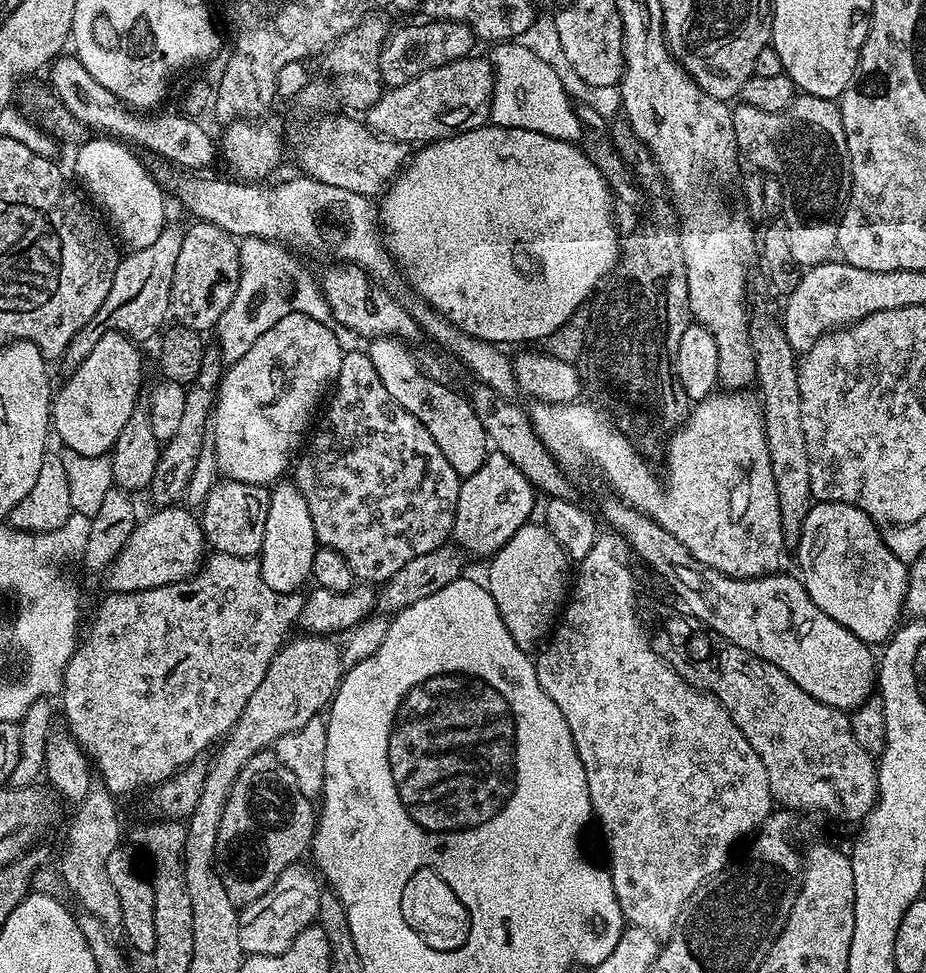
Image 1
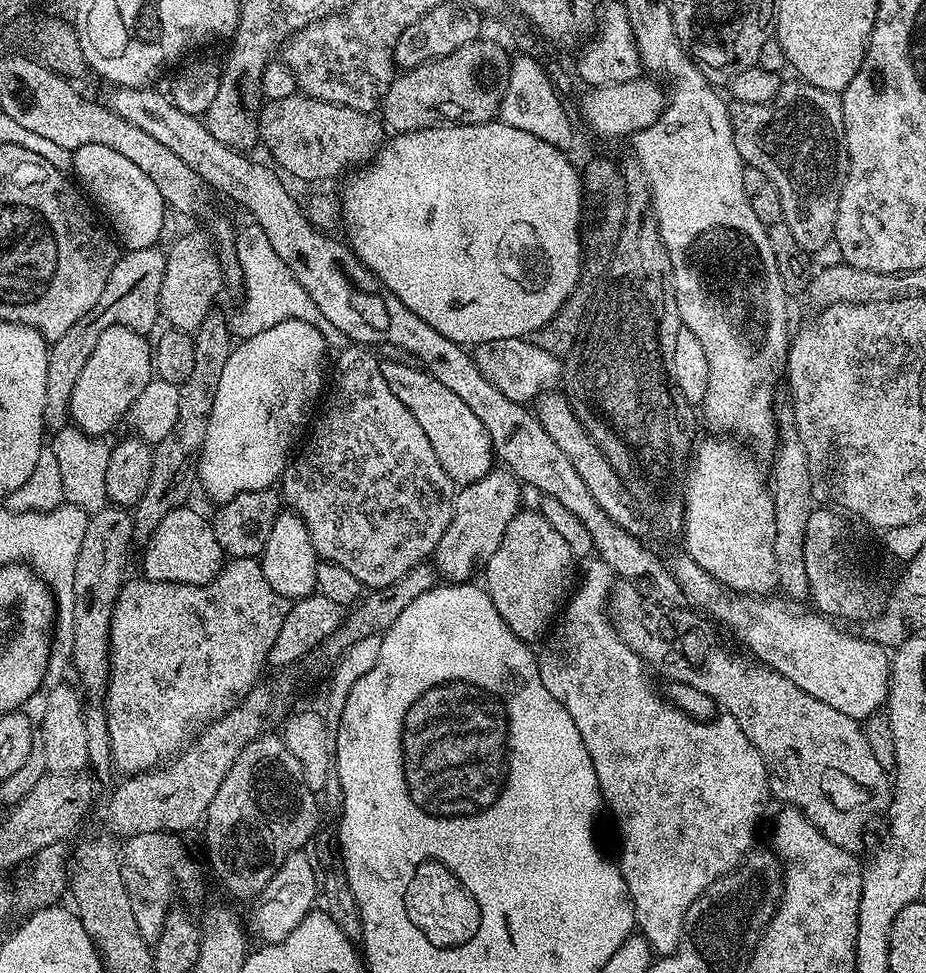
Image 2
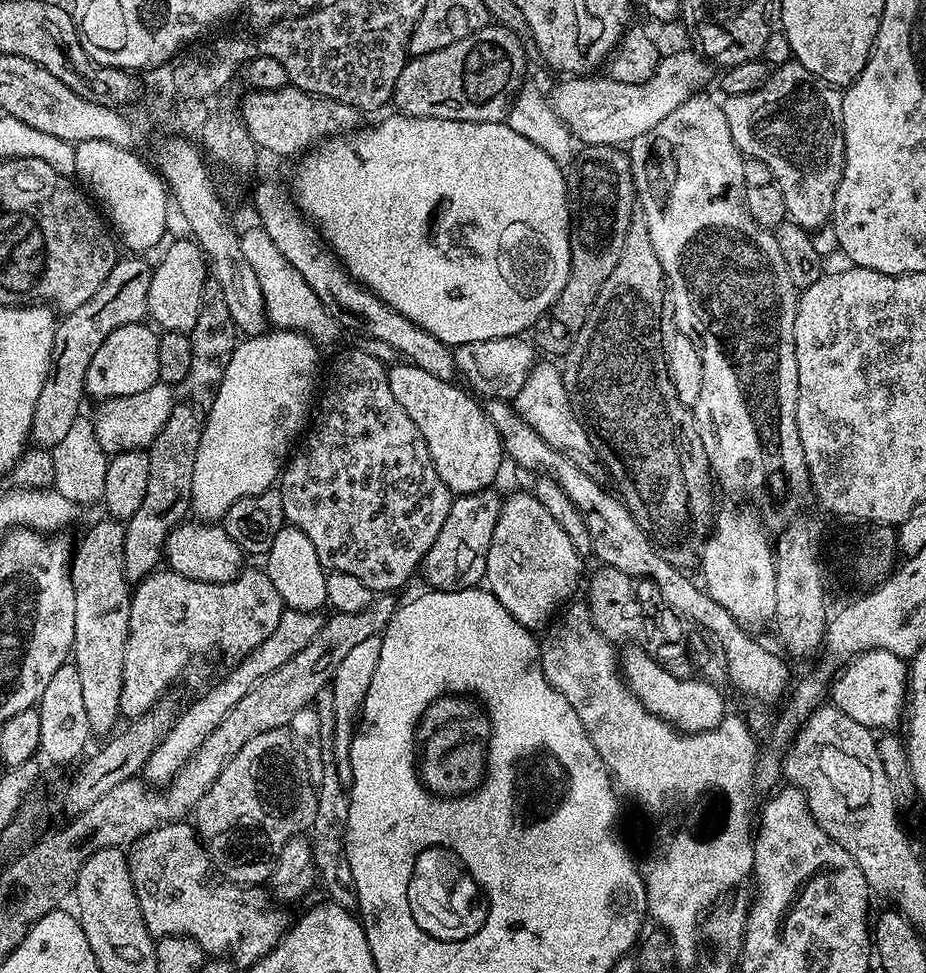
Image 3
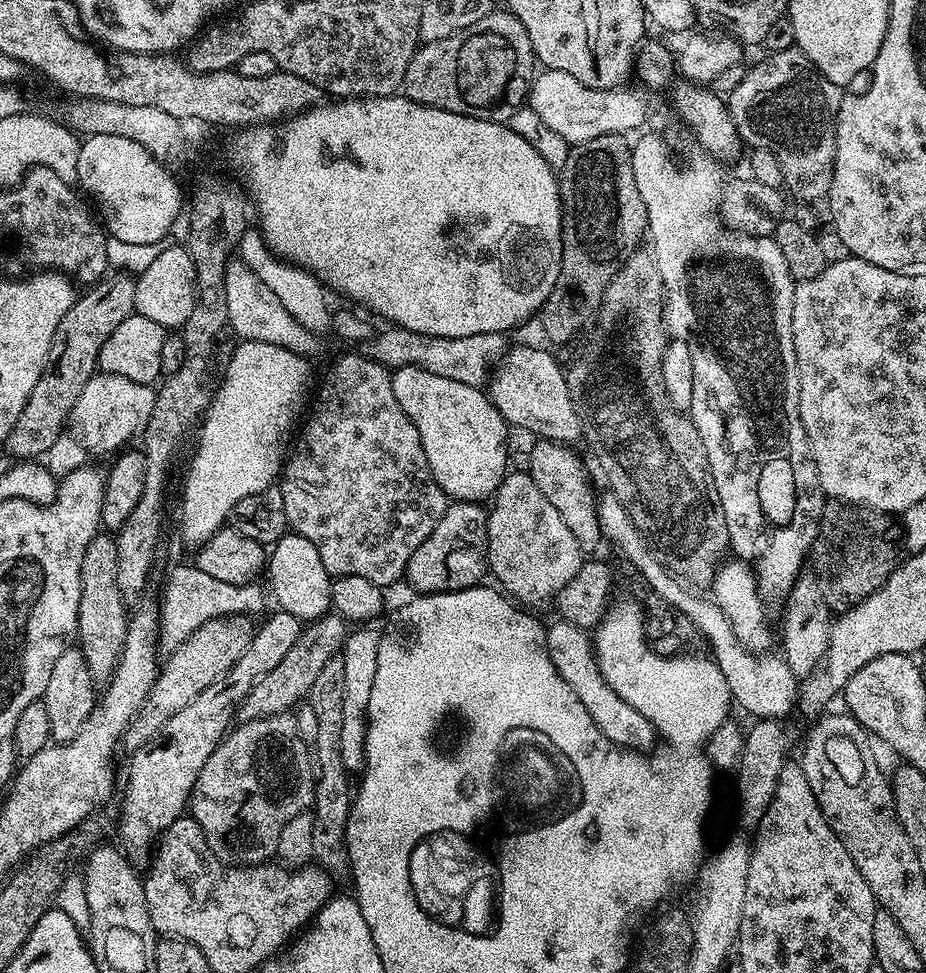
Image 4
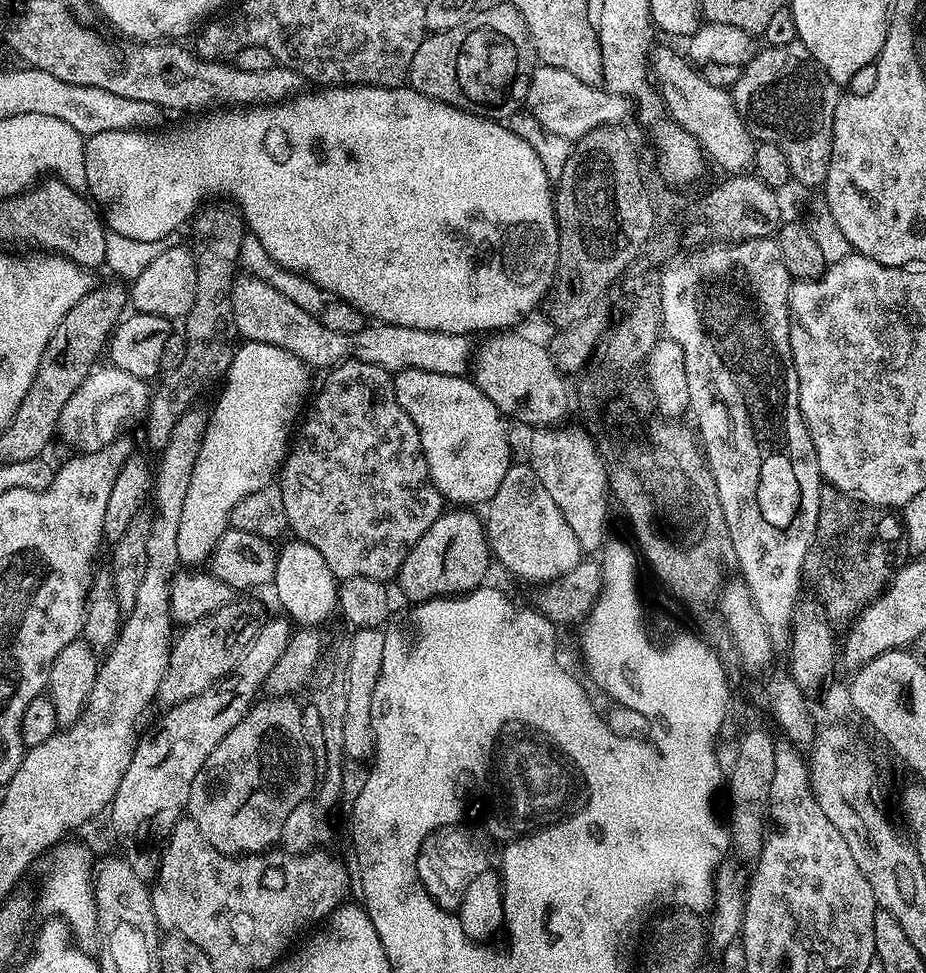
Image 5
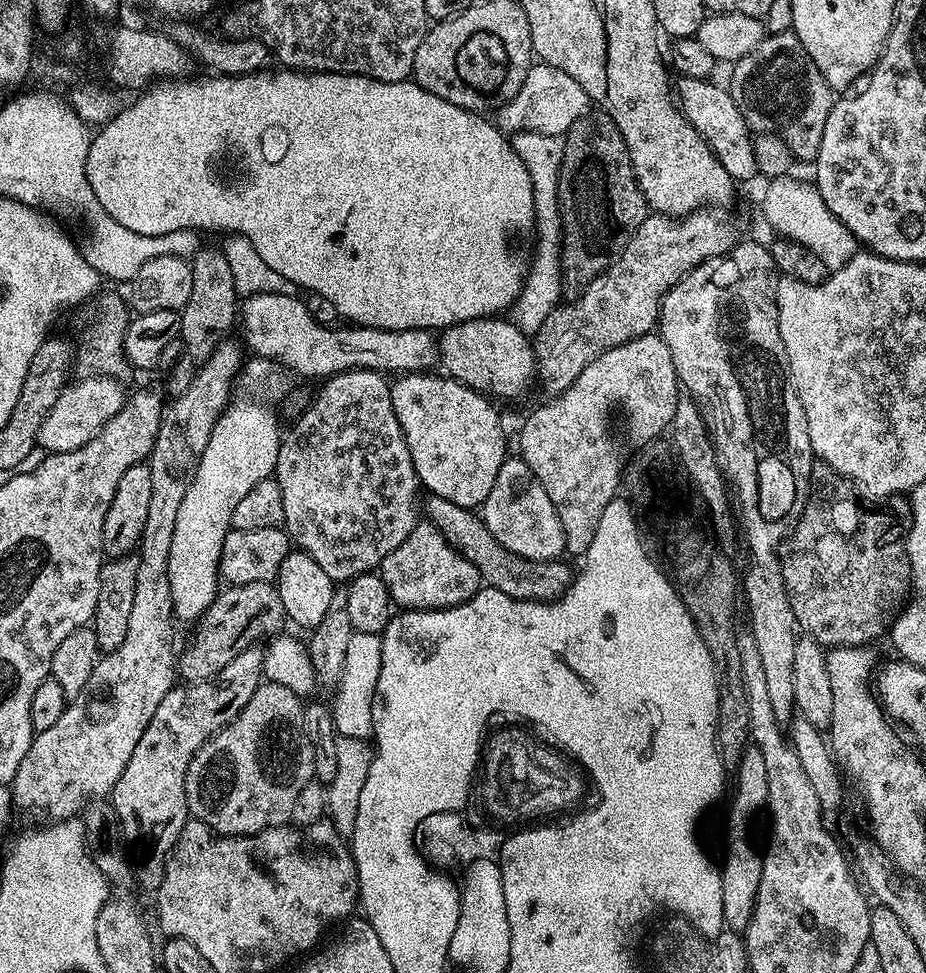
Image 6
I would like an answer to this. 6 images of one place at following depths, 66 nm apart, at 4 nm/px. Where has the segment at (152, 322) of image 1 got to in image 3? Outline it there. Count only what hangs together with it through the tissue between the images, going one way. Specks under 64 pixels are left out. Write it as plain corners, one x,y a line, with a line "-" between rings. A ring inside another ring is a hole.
144,258
128,259
132,260
117,259
106,282
98,286
98,294
94,294
90,302
82,302
78,310
67,313
57,323
48,381
42,386
42,394
38,394
38,403
34,406
30,440
37,448
51,450
58,445
81,415
80,403
86,400
86,370
90,370
90,358
98,354
98,346
102,346
102,342
106,342
106,338
110,338
118,326
139,324
148,316
153,265

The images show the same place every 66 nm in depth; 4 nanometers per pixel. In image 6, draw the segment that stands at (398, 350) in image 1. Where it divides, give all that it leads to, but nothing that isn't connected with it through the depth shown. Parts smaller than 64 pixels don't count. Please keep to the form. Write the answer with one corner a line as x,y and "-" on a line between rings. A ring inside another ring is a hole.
410,372
391,381
394,414
398,414
398,422
406,434
421,485
433,496
449,499
460,507
479,509
506,459
500,416
485,393
475,392
447,374
432,375
436,374

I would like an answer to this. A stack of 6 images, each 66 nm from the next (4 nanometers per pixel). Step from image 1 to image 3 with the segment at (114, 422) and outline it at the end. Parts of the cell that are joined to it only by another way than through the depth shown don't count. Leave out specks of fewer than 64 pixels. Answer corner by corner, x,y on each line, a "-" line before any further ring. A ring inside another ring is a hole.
144,322
115,328
110,338
106,338
102,346
98,346
98,354
90,358
90,370
86,370
84,383
85,393
91,399
93,396
96,402
103,402
150,390
150,386
154,386
159,381
159,340
157,329

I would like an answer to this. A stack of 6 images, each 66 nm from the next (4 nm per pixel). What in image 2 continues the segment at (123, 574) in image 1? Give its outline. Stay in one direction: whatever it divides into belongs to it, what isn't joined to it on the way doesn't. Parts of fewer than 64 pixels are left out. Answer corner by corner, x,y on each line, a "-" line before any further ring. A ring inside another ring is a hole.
192,506
175,508
162,518
143,545
144,557
140,564
144,567
143,579
176,584
205,584
217,576
226,563
226,554
214,538
212,521
206,515
195,512

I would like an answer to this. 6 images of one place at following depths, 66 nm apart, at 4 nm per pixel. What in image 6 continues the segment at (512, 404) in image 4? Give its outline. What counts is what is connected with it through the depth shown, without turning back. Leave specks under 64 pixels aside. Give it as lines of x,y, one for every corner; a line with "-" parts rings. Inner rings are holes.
483,316
443,329
438,336
438,360
452,379
497,401
518,399
538,376
536,350
529,333
500,316

